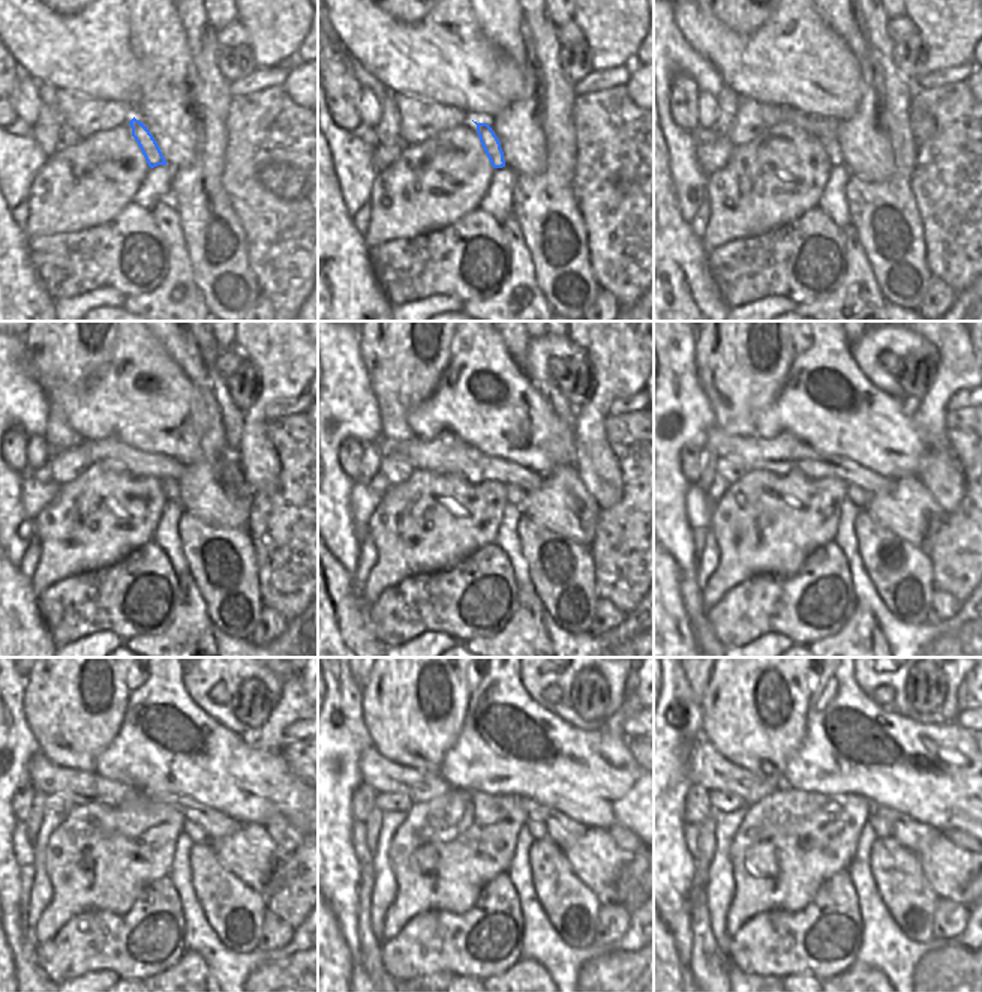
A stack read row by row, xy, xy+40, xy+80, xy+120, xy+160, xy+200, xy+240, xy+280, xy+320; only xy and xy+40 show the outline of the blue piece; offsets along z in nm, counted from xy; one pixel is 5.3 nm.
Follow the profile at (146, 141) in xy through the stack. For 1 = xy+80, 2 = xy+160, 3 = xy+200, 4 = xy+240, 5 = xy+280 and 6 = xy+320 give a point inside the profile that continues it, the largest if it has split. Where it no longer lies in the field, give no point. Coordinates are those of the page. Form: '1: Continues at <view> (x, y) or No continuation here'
1: Continues at xy+80 (829, 143)
2: Continues at xy+160 (514, 494)
3: Continues at xy+200 (855, 494)
4: Continues at xy+240 (192, 830)
5: Continues at xy+280 (537, 830)
6: Continues at xy+320 (879, 824)

